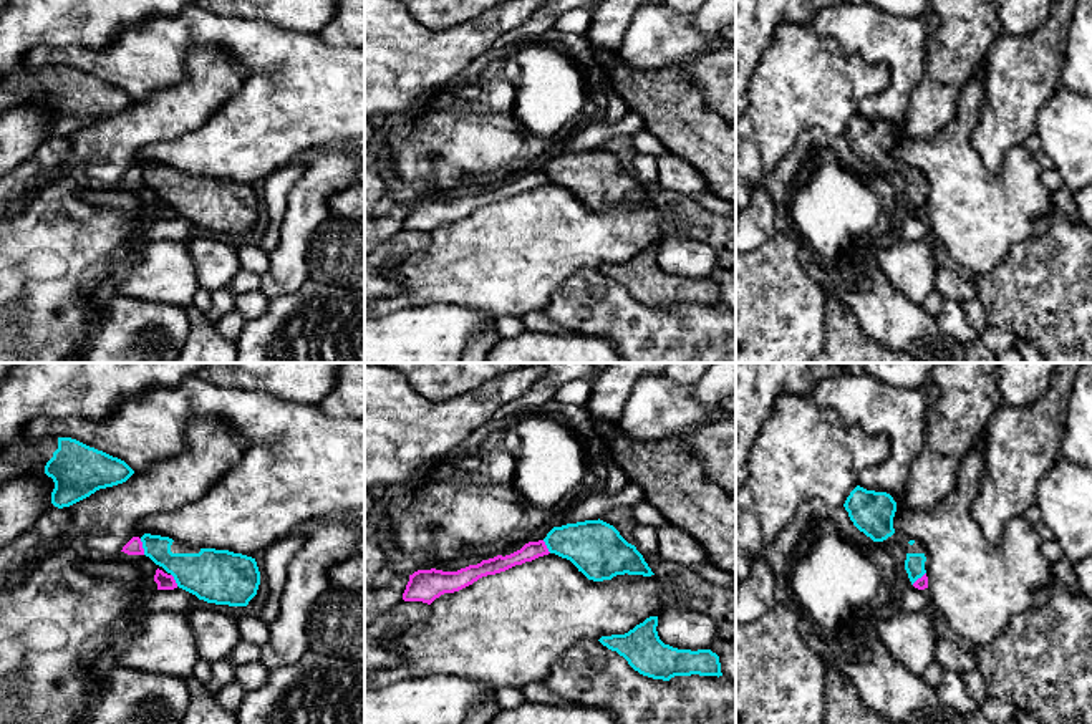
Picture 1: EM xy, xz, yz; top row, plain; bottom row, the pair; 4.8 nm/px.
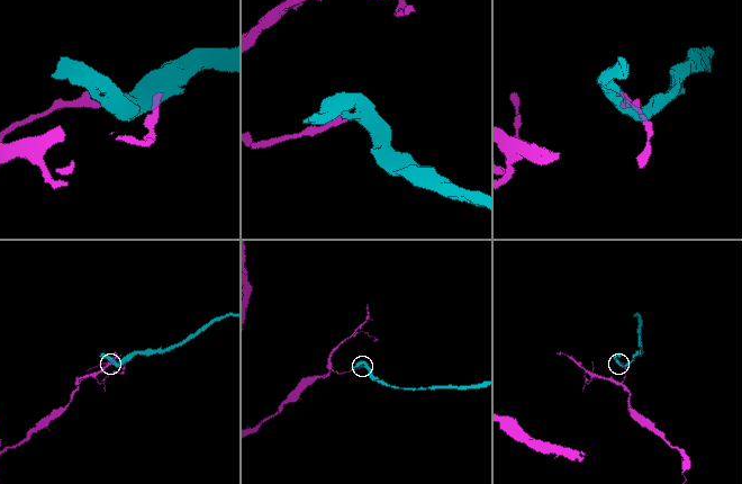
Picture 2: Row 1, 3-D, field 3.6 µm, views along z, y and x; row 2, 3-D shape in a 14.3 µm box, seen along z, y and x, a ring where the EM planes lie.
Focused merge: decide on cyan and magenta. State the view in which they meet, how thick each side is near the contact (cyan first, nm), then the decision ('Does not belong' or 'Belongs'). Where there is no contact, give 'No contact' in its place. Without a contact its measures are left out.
Touches cyan in xy. Thickness 160 nm (cyan) against 80 nm. Does not belong

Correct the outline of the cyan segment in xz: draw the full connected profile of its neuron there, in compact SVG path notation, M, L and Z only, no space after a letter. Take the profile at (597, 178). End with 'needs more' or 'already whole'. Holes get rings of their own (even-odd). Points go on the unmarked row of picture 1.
M600 147L553 156L544 171L550 182L570 189L593 210L625 202L655 204L636 176Z; already whole

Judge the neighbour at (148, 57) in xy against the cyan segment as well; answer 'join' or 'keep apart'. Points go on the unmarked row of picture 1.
keep apart

